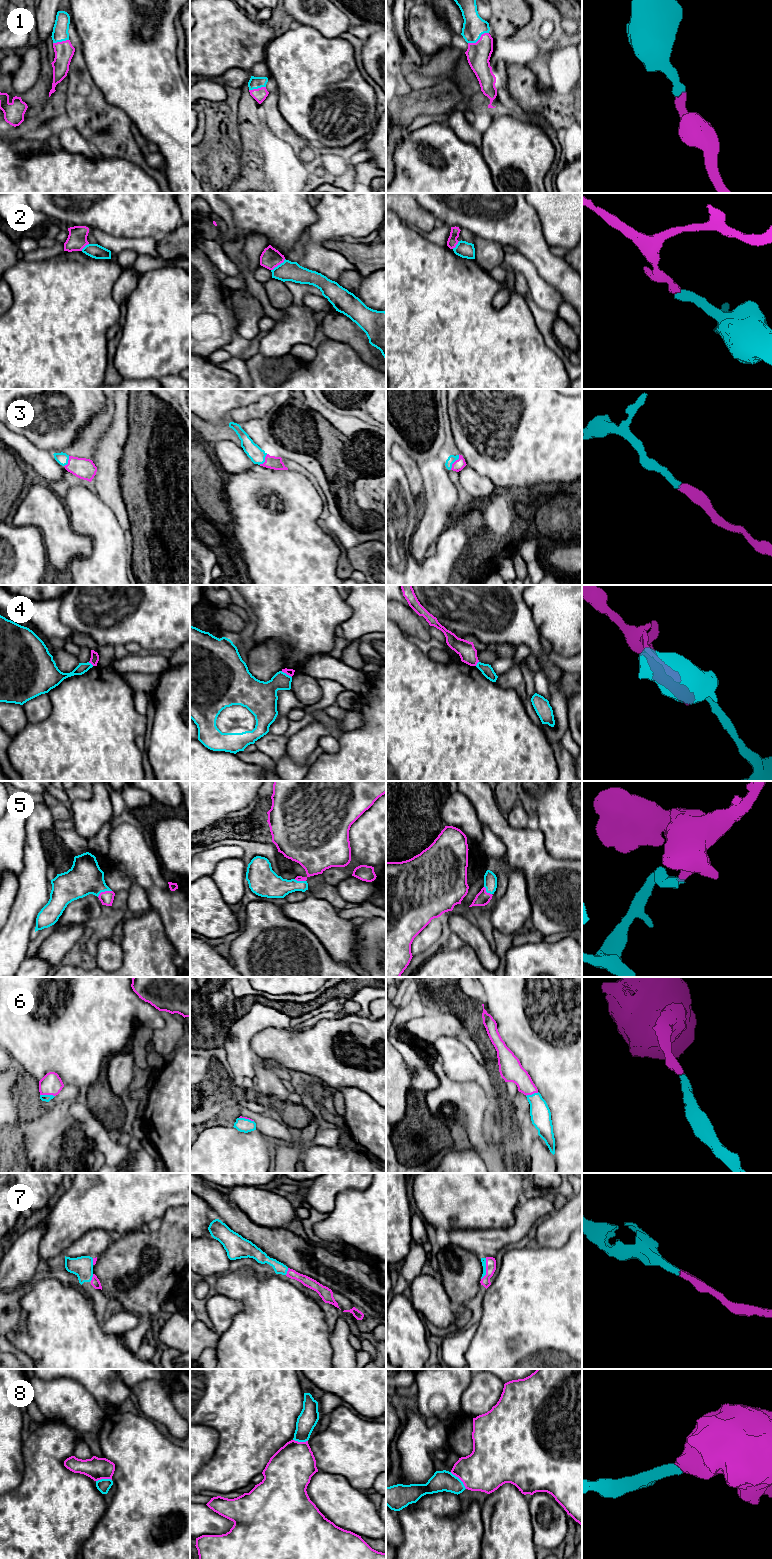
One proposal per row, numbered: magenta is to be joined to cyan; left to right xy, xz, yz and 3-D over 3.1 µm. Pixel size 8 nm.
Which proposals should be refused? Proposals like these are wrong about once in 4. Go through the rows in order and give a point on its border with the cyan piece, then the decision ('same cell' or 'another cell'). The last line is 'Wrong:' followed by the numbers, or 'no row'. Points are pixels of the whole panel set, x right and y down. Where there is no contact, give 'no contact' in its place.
1: meets cyan in yz at (478, 39); same cell
2: meets cyan in xz at (278, 265); another cell
3: meets cyan in yz at (454, 461); same cell
4: meets cyan in xz at (285, 673); another cell
5: meets cyan in xy at (104, 891); same cell
6: meets cyan in xy at (47, 1095); same cell
7: meets cyan in yz at (485, 1269); same cell
8: meets cyan in yz at (459, 1479); same cell
Wrong: 2, 4

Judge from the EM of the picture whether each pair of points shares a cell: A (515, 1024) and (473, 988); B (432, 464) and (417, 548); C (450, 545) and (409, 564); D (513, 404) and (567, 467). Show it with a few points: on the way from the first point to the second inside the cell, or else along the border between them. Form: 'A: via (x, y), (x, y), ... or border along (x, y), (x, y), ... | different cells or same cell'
A: border along (482, 987), (485, 993), (484, 1003) | different cells
B: via (432, 485), (432, 522), (429, 527) | same cell
C: via (440, 555), (429, 566), (419, 566) | same cell
D: via (522, 420), (553, 451) | same cell

